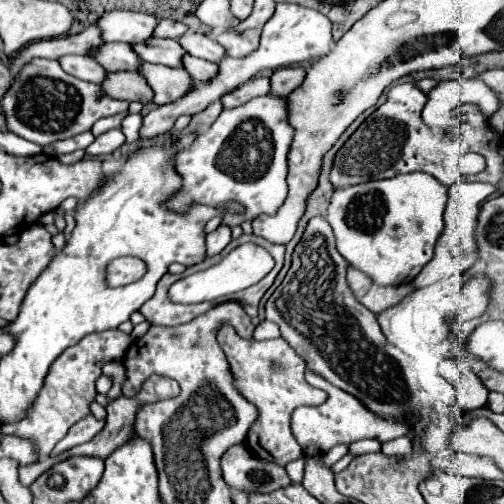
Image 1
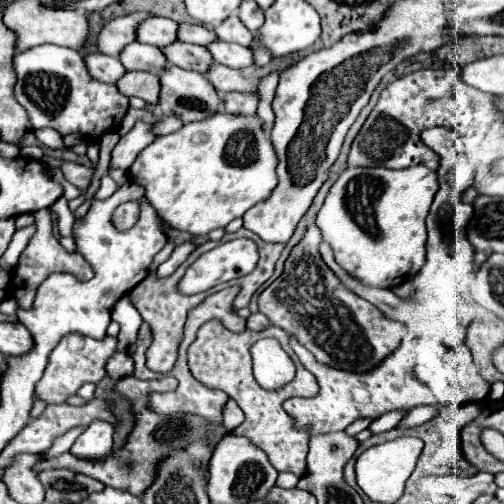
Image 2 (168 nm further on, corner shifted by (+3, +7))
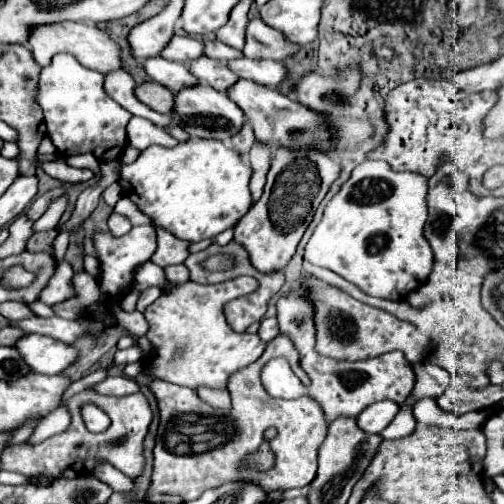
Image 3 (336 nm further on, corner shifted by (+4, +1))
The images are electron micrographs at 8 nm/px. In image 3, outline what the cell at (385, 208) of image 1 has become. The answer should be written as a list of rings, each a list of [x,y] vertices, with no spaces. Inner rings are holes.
[[[364,161],[326,205],[324,217],[306,245],[304,259],[338,273],[372,297],[406,299],[408,293],[426,283],[434,265],[430,243],[424,237],[426,193],[426,177],[396,173],[386,161]]]

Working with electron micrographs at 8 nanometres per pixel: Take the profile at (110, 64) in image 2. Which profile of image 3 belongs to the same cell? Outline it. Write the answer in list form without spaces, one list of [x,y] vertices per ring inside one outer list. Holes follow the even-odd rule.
[[[114,71],[114,73],[106,75],[104,89],[106,89],[106,93],[108,93],[118,105],[122,105],[124,109],[128,109],[132,115],[144,117],[144,119],[152,121],[152,123],[158,125],[158,127],[170,127],[170,123],[172,123],[170,115],[156,113],[156,111],[152,111],[148,105],[144,105],[144,103],[140,103],[140,101],[136,99],[136,95],[134,95],[136,83],[134,83],[134,79],[130,77],[130,73],[126,73],[126,71]]]

